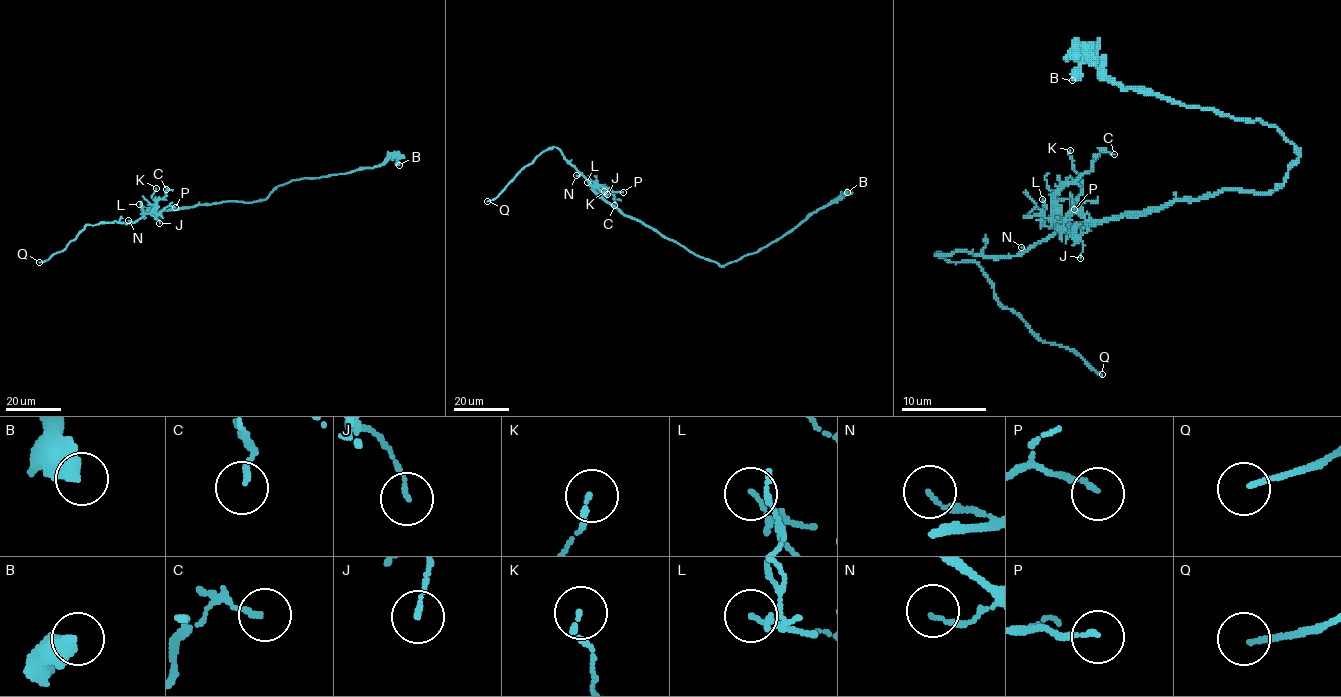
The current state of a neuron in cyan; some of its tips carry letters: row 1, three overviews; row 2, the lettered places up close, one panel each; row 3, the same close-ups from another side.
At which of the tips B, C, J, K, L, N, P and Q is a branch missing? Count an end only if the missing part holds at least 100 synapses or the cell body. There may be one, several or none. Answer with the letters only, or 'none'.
Q

